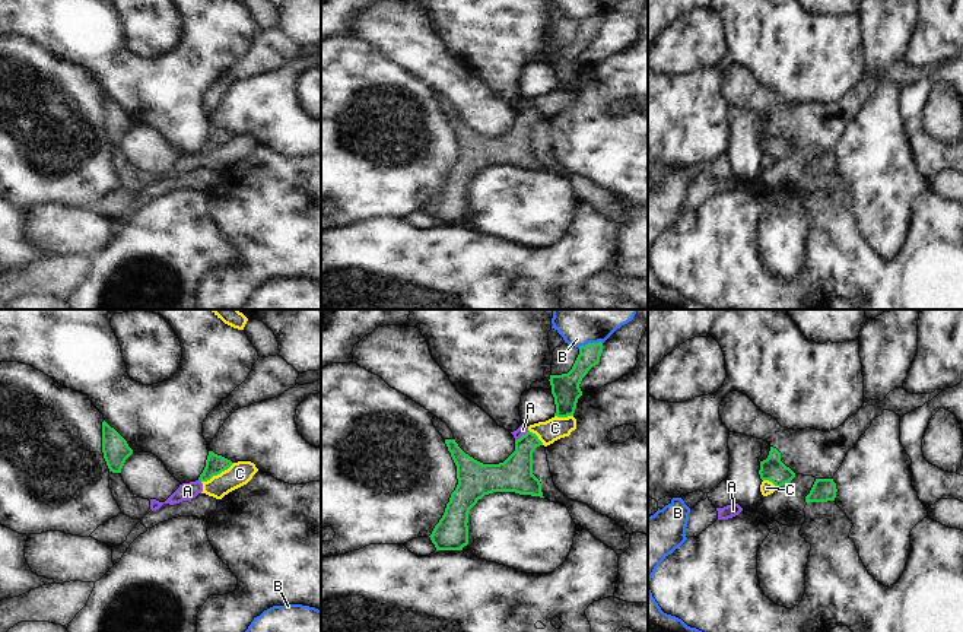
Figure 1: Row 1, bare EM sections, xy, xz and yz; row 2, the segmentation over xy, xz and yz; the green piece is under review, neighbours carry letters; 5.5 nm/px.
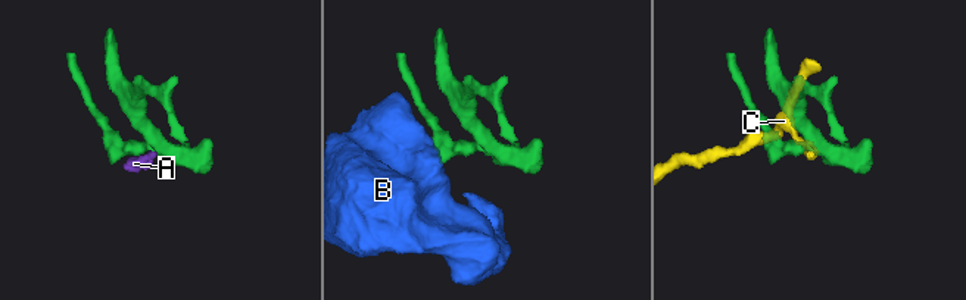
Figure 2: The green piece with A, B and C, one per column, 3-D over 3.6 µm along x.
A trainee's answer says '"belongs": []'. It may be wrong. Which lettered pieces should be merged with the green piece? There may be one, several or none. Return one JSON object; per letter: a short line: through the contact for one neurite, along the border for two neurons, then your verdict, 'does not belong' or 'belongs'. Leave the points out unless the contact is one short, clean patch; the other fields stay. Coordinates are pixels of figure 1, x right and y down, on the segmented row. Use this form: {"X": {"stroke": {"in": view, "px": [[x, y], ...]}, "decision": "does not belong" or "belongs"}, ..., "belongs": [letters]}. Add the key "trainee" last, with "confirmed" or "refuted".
{"A": {"stroke": {"in": "xz", "px": [[528, 431], [515, 441]]}, "decision": "does not belong"}, "B": {"stroke": {"in": "xz", "px": [[601, 342], [588, 342], [578, 348]]}, "decision": "does not belong"}, "C": {"stroke": {"in": "xy", "px": [[234, 463], [202, 482]]}, "decision": "does not belong"}, "belongs": [], "trainee": "confirmed"}

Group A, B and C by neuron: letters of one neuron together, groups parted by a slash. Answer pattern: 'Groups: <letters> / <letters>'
Groups: A C / B

